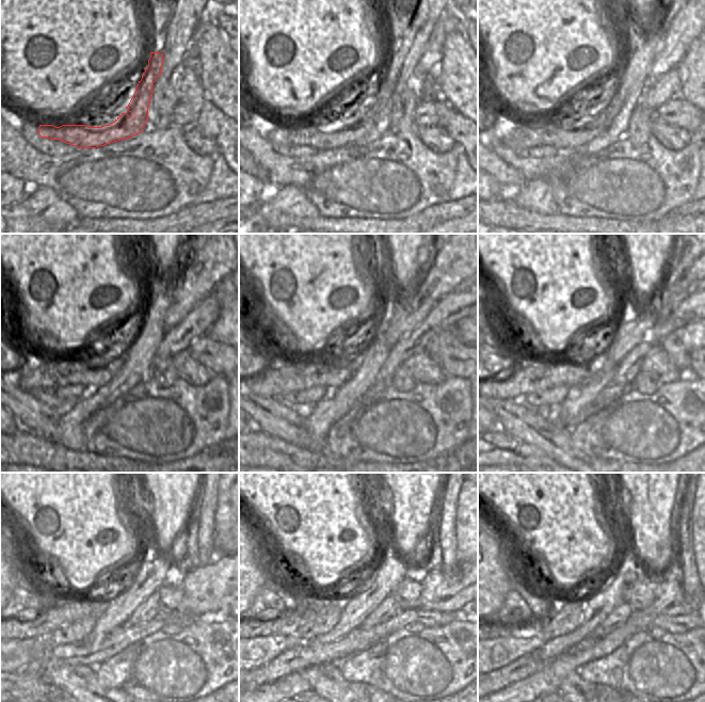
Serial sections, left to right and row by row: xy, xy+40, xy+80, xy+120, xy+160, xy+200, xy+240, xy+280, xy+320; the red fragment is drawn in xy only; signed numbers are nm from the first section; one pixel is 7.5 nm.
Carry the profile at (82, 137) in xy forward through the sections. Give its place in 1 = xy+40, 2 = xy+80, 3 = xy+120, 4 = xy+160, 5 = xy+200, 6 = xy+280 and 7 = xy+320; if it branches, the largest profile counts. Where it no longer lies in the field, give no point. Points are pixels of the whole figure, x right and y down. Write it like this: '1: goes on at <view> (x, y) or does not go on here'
1: goes on at xy+40 (314, 134)
2: goes on at xy+80 (529, 133)
3: goes on at xy+120 (51, 372)
4: goes on at xy+160 (284, 377)
5: goes on at xy+200 (537, 375)
6: goes on at xy+280 (288, 624)
7: goes on at xy+320 (531, 628)

